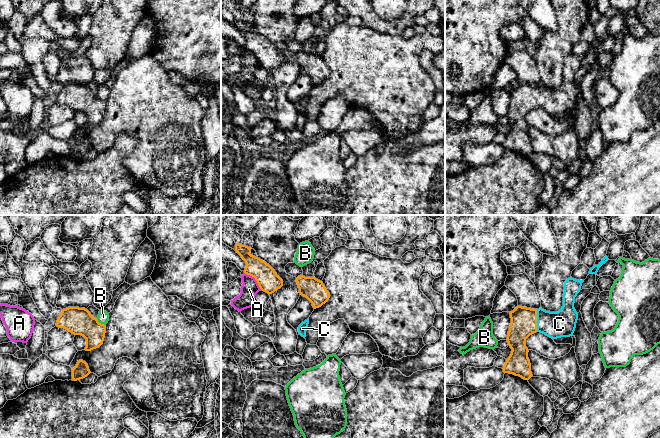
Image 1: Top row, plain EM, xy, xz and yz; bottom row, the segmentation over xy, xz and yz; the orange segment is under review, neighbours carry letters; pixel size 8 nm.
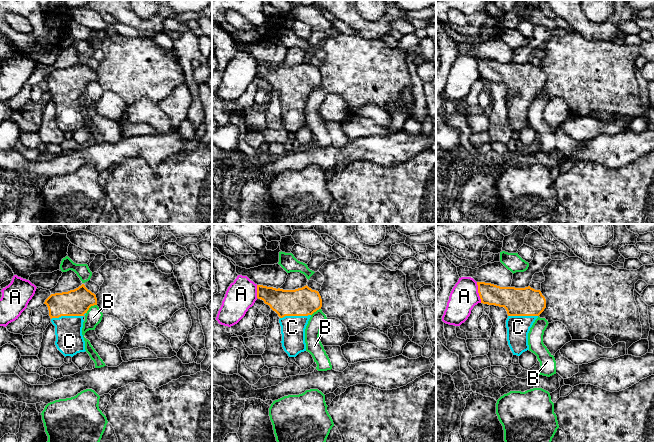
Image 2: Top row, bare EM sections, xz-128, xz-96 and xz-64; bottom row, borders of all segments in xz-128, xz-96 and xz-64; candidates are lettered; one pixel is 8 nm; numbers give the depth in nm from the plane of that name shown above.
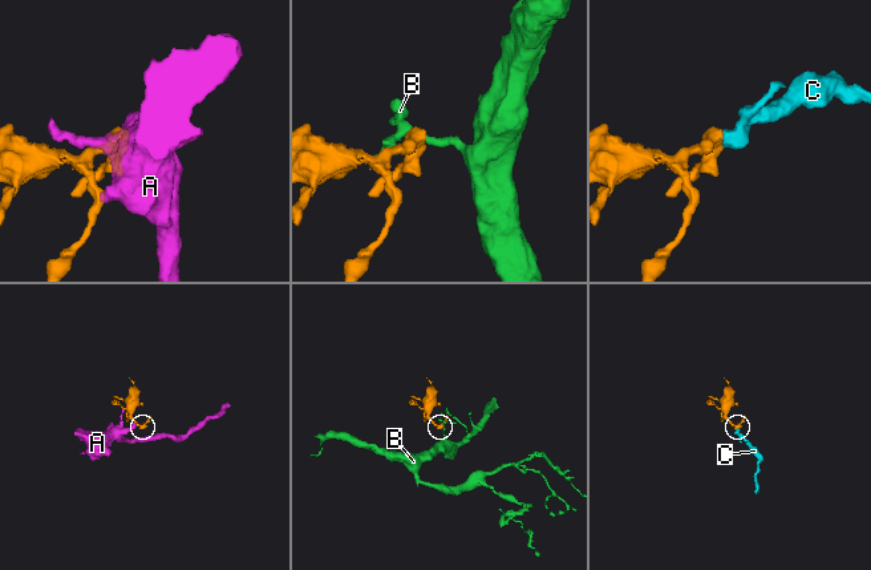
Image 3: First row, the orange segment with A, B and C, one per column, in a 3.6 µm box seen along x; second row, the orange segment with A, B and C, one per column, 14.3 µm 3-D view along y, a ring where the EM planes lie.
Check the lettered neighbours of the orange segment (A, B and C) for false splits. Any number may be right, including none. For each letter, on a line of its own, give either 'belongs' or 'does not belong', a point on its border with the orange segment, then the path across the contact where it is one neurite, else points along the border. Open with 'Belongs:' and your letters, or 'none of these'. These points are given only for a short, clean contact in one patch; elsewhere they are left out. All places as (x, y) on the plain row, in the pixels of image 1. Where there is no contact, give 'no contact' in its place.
Belongs: C
A: does not belong | xz (255, 55) | along xz (244, 48), (251, 51), (261, 65)
B: does not belong | xy (100, 99) | along xy (96, 94), (105, 101)
C: belongs | yz (536, 96) | across yz (523, 99), (536, 96), (559, 100)

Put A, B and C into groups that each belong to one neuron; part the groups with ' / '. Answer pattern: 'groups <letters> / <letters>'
groups A / B / C

